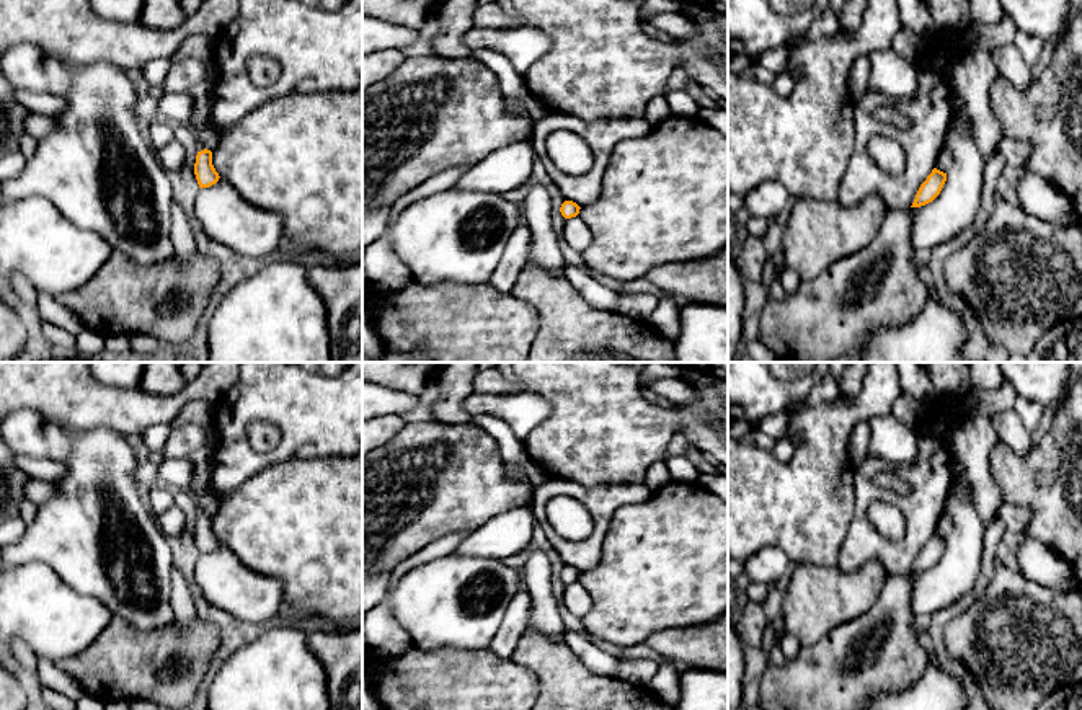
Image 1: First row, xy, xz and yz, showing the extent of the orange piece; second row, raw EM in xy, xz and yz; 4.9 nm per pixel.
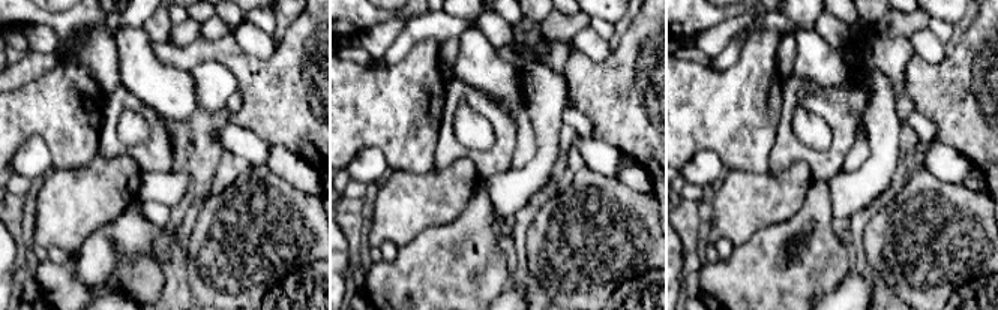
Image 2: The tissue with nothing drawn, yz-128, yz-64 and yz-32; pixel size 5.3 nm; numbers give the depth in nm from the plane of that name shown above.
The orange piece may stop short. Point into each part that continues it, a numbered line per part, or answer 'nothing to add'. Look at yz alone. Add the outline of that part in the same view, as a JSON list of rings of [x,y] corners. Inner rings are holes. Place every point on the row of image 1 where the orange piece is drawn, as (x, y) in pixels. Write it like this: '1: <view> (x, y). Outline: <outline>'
nothing to add

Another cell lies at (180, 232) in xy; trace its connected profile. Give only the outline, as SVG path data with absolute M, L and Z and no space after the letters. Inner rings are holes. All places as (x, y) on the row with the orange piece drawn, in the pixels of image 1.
M171 199L171 229L170 229L170 238L175 246L175 255L180 260L191 260L194 255L194 237L189 229L189 222L186 217L184 209Z

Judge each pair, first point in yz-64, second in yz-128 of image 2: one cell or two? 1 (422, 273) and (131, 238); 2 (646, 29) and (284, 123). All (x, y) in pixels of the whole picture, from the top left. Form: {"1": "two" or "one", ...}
{"1": "two", "2": "one"}

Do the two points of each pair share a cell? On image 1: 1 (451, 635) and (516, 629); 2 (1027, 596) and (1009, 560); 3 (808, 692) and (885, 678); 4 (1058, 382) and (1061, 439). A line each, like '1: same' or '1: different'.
1: different
2: different
3: same
4: different

